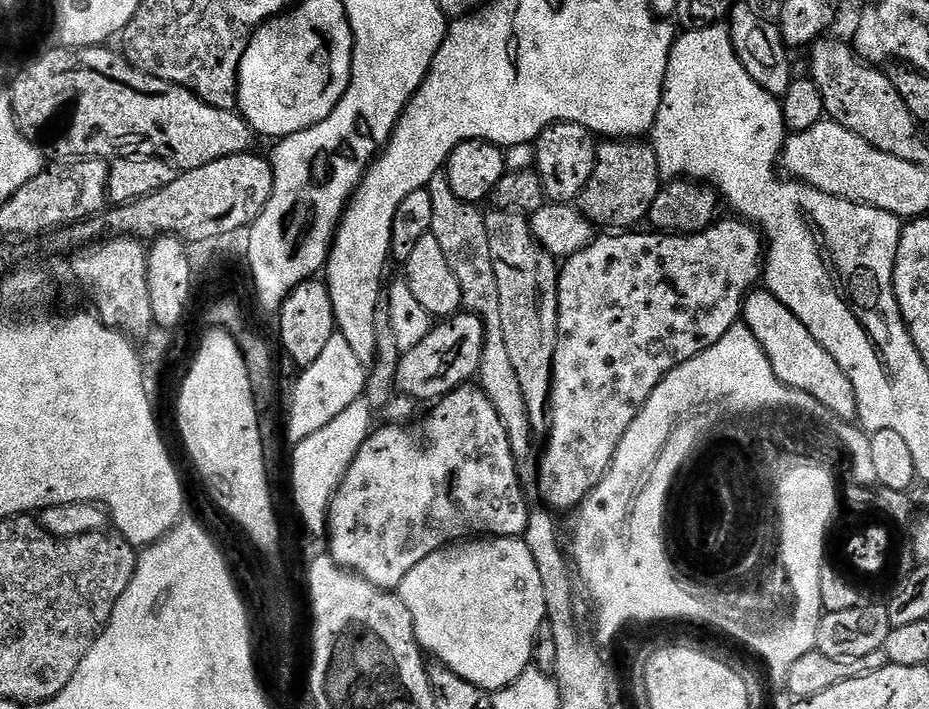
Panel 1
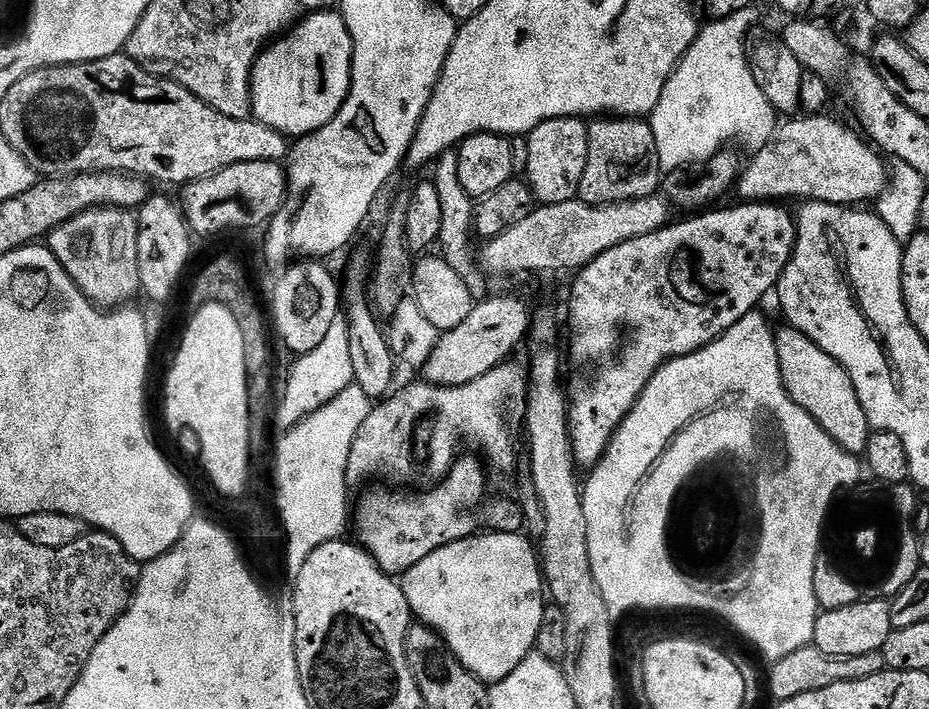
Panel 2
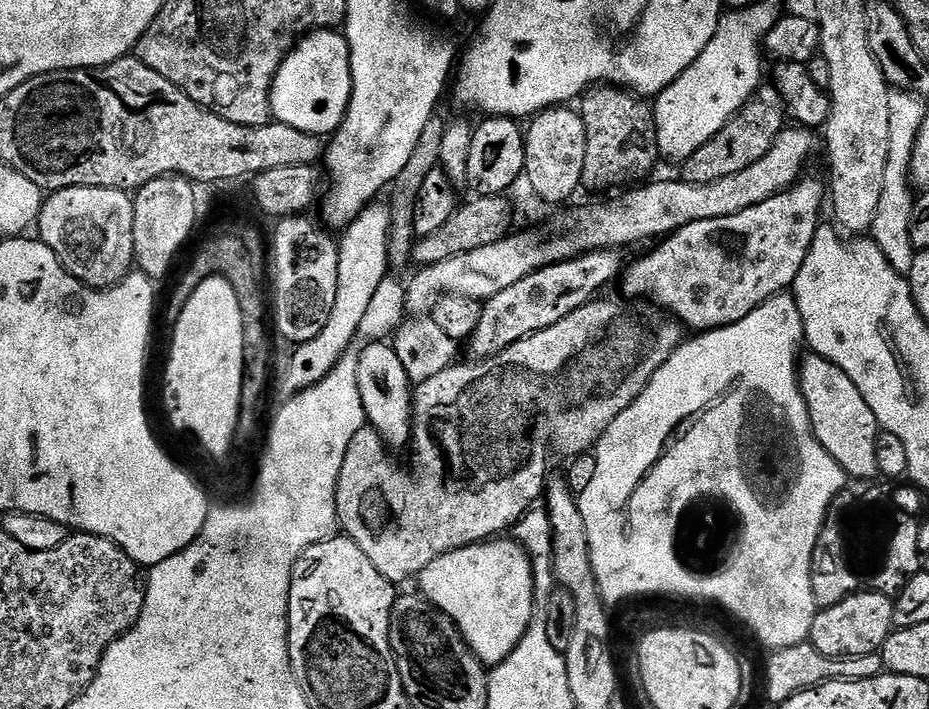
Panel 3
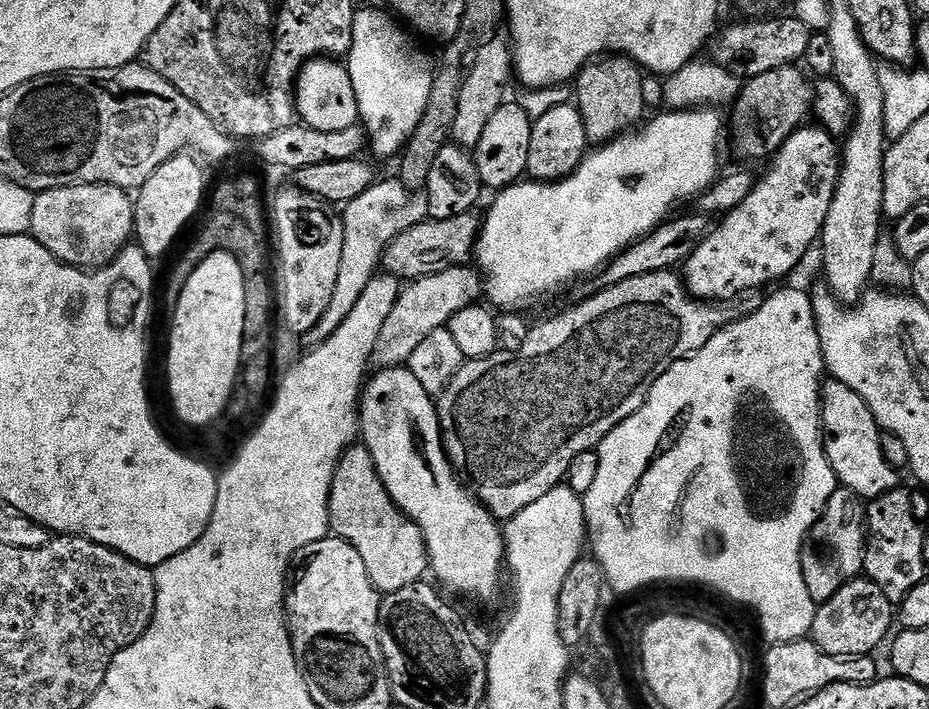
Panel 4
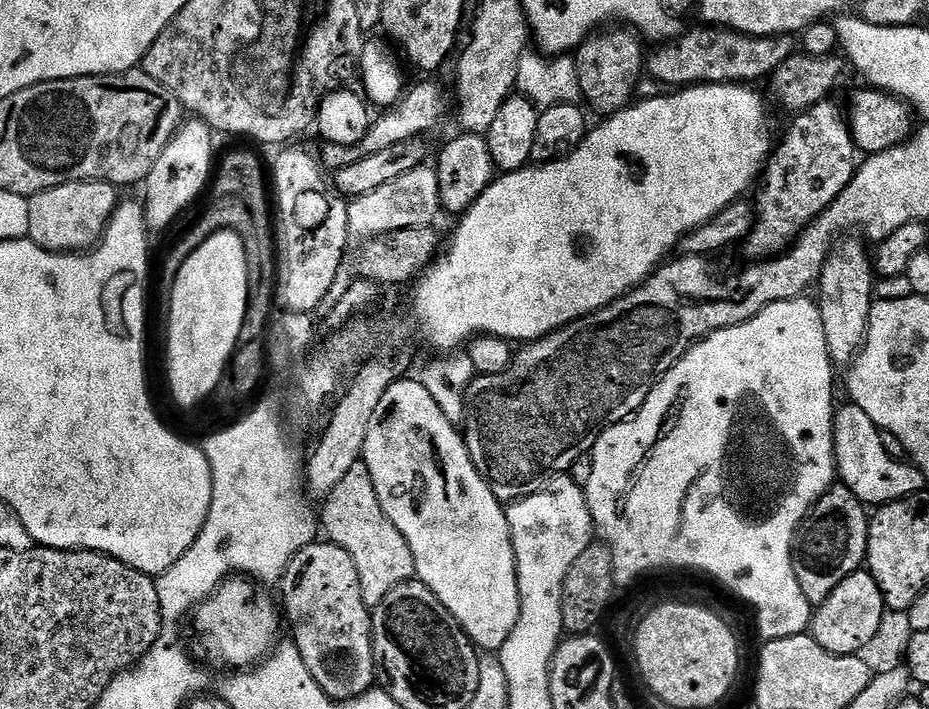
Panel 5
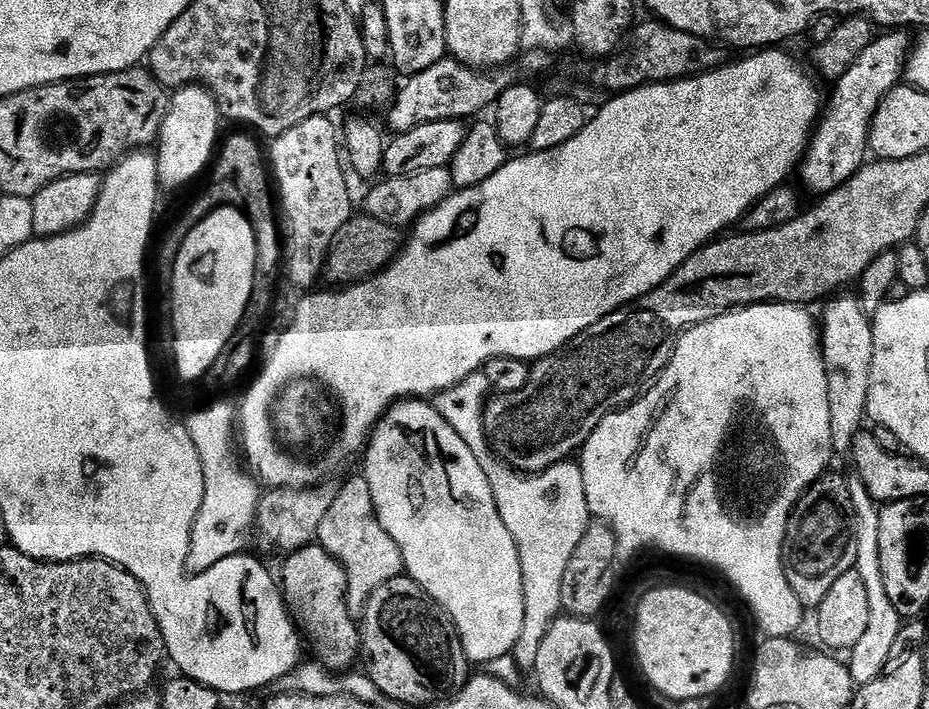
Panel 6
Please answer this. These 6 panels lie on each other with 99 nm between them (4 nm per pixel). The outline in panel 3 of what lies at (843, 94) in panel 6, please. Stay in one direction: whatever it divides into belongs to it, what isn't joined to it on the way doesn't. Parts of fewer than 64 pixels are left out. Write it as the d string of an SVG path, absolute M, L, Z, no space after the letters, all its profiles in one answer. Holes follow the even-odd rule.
M811 174L805 175L796 181L791 188L780 192L774 198L762 202L758 206L750 206L750 210L742 210L742 214L730 214L726 218L710 218L706 222L690 222L690 226L682 226L682 230L673 232L672 235L663 237L655 245L653 252L648 252L645 256L640 256L636 261L629 263L622 273L624 280L623 295L628 298L647 298L653 304L659 304L664 311L676 317L685 329L693 333L713 332L716 328L725 328L750 314L758 306L762 306L772 296L787 293L791 289L792 283L798 278L798 270L802 270L802 262L806 262L806 254L810 254L812 243L816 237L816 232L822 227L820 220L820 207L826 204L826 184L820 180L815 180Z

